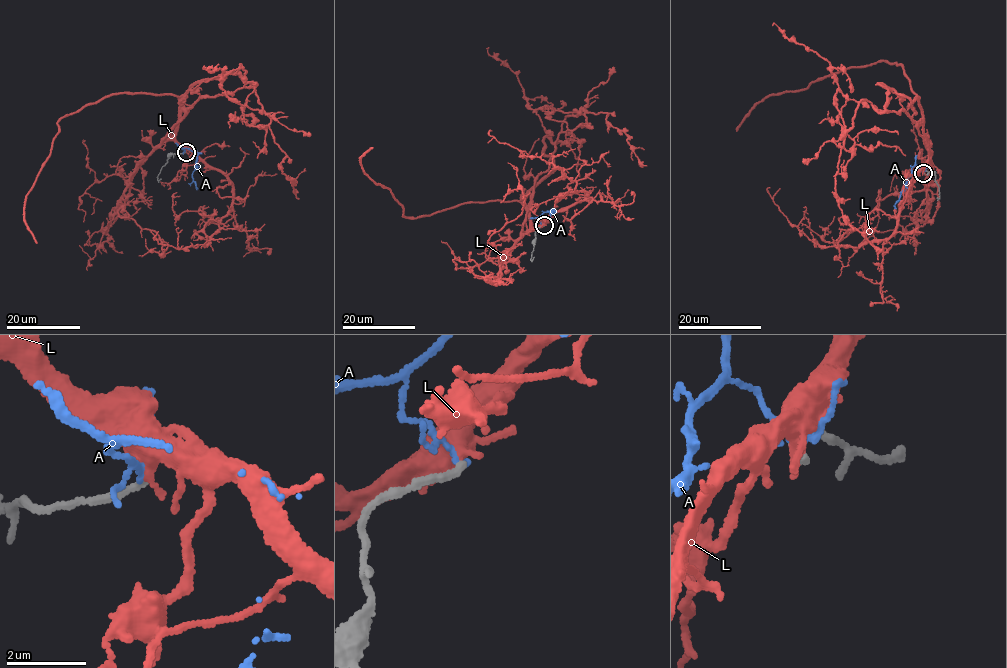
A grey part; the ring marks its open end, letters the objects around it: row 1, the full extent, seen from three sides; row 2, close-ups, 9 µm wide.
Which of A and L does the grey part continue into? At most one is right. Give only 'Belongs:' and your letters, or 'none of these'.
Belongs: none of these

